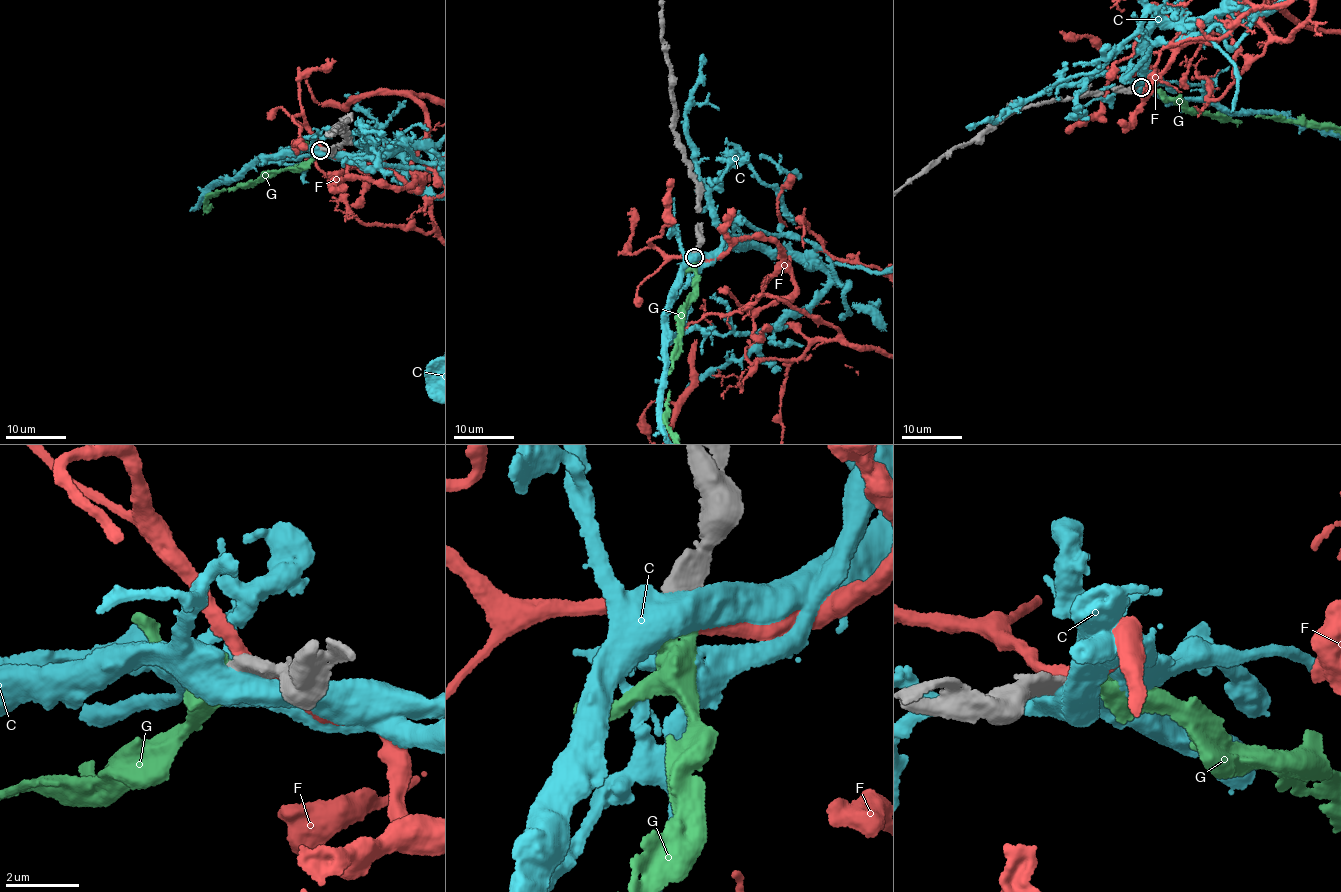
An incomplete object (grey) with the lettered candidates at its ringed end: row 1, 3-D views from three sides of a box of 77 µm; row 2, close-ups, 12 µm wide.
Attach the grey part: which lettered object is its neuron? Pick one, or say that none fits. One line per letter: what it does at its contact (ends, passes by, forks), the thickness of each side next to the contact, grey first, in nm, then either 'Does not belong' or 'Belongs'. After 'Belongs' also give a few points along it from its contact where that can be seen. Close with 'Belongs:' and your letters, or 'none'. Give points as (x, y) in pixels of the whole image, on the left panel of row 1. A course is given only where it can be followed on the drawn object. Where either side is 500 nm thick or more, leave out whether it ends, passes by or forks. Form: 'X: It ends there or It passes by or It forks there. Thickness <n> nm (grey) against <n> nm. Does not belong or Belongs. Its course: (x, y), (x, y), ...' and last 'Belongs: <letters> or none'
C: Thickness 600 nm (grey) against 650 nm. Does not belong
F: Thickness 550 nm (grey) against 400 nm. Does not belong
G: Thickness 500 nm (grey) against 600 nm. Belongs
Belongs: G

